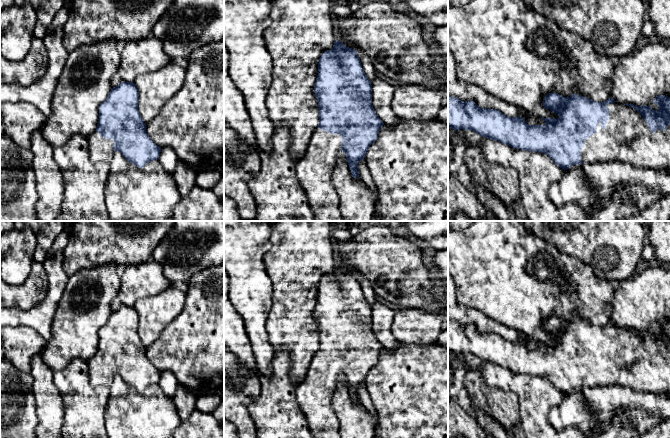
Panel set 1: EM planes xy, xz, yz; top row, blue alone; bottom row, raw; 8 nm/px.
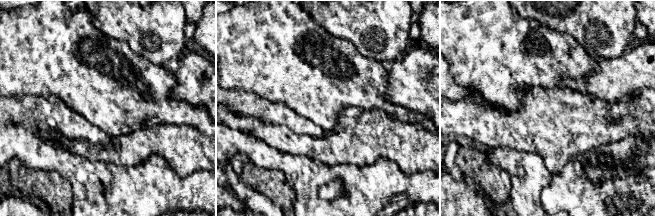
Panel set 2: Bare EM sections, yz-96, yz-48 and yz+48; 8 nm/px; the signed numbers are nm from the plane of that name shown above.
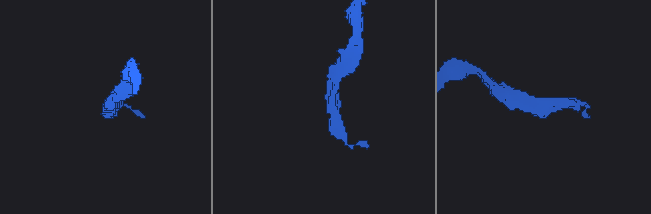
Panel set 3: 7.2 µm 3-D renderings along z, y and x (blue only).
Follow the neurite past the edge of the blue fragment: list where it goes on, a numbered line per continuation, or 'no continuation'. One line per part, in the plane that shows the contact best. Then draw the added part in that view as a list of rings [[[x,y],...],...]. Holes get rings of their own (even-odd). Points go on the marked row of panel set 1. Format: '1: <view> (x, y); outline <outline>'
1: yz (627, 138); outline [[[617,102],[607,104],[607,107],[610,110],[610,119],[605,129],[598,123],[597,132],[585,140],[581,150],[583,162],[594,164],[618,160],[638,168],[670,168],[670,125],[666,131],[657,129],[657,132],[653,133],[635,108]]]

